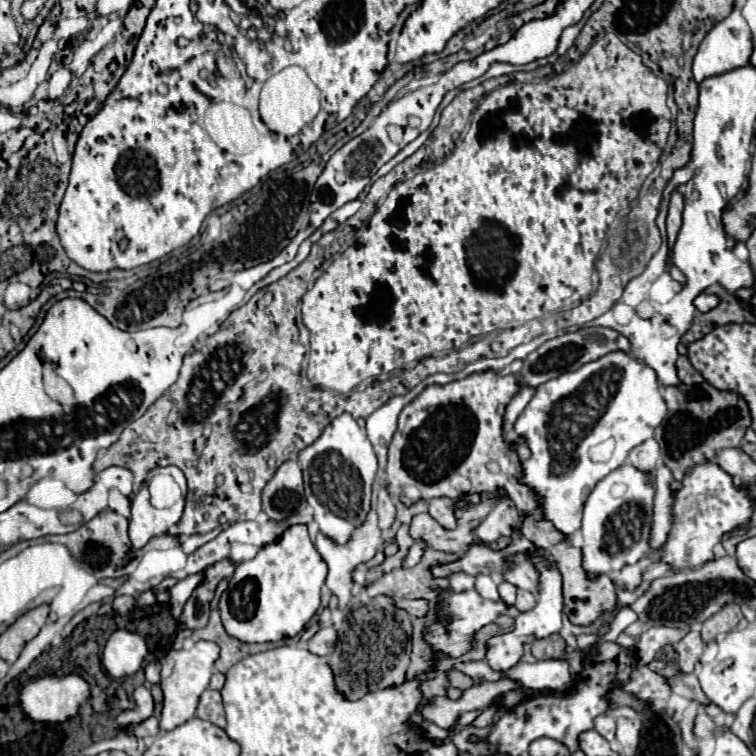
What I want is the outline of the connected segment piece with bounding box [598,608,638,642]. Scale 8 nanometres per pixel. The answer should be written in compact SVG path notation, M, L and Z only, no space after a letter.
M622 608L622 610L618 612L616 620L614 620L612 626L610 626L610 632L604 634L604 636L600 636L598 642L604 642L604 640L616 640L618 634L624 632L624 630L626 630L632 622L636 622L636 620L638 620L638 618L636 618L636 614L634 614L630 608Z

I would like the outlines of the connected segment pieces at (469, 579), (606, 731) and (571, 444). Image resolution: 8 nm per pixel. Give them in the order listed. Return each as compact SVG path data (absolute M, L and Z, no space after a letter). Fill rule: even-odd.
M456 572L454 576L450 576L450 590L454 592L462 592L474 586L474 576L468 576L464 572Z
M598 716L594 722L594 730L600 732L608 742L614 740L614 732L616 732L616 720L612 716Z
M612 352L596 362L584 364L576 372L566 372L542 386L536 388L534 398L528 402L524 412L514 424L516 434L526 442L530 448L530 458L520 460L522 464L522 476L520 484L524 484L532 494L538 496L538 506L542 508L542 518L550 520L558 532L564 534L566 540L572 540L576 530L580 528L582 508L596 486L598 480L608 476L612 470L620 468L630 454L632 448L640 446L648 438L652 438L654 428L662 422L666 416L666 404L662 400L662 388L656 382L656 374L652 368L642 364L638 358L624 354L624 352ZM550 420L560 420L560 430L564 434L570 434L568 444L560 452L552 452L548 444L548 428L552 426Z

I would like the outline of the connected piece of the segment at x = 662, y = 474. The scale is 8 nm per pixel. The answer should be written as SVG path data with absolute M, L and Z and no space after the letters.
M660 464L656 470L656 496L654 496L654 514L652 514L652 538L648 540L650 552L656 552L666 542L670 520L672 520L672 490L670 490L672 472L668 466Z

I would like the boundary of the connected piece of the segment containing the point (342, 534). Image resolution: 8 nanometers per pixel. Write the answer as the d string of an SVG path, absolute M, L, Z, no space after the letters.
M342 414L326 426L314 444L300 452L298 464L304 472L306 498L314 506L314 520L320 532L344 544L370 510L370 490L376 476L376 454L370 440L350 414Z

